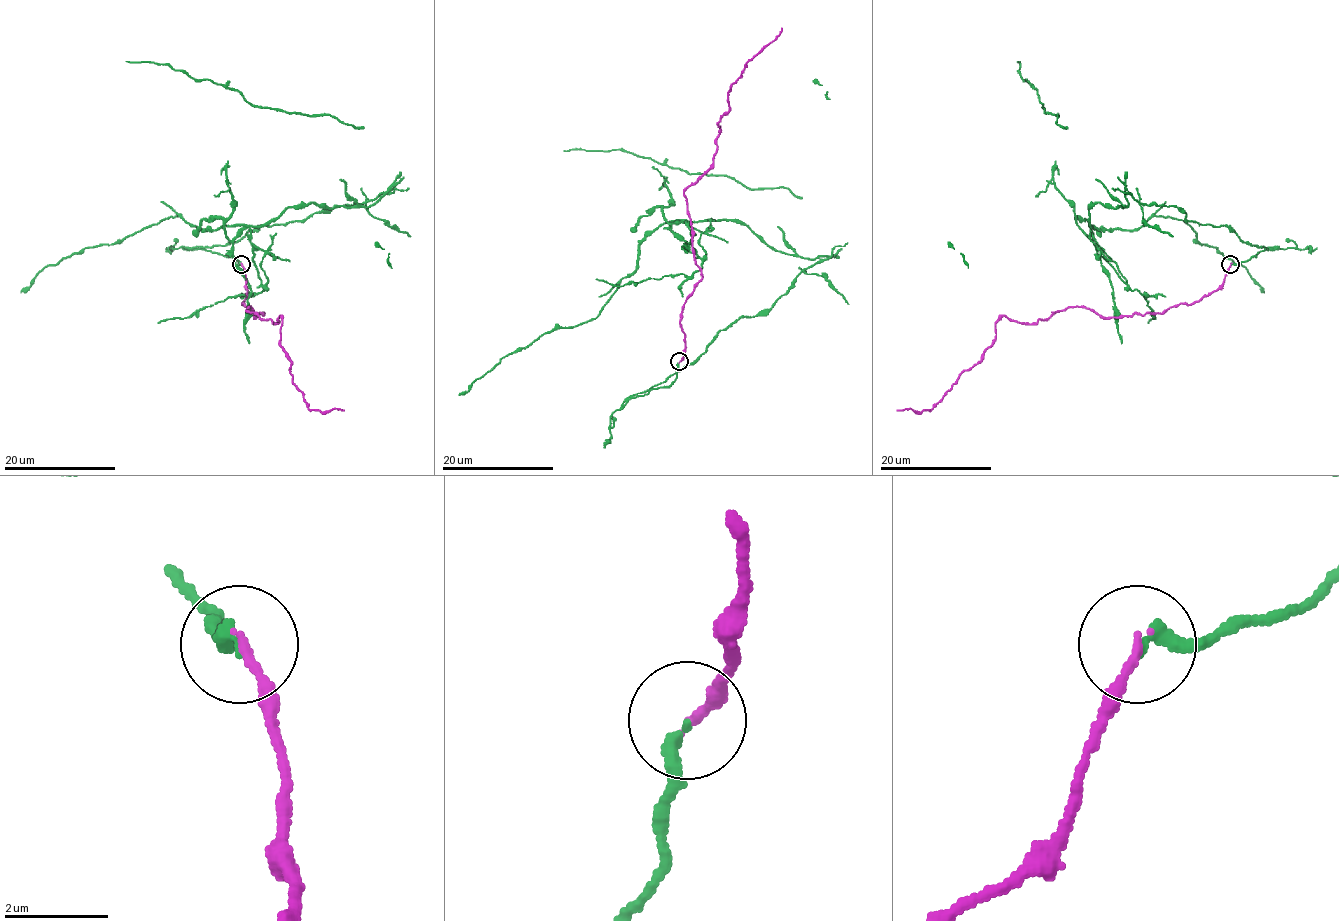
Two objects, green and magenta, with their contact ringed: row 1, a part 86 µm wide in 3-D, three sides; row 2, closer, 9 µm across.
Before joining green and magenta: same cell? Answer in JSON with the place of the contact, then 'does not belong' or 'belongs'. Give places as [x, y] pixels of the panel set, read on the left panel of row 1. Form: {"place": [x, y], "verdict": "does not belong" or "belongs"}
{"place": [241, 264], "verdict": "does not belong"}

